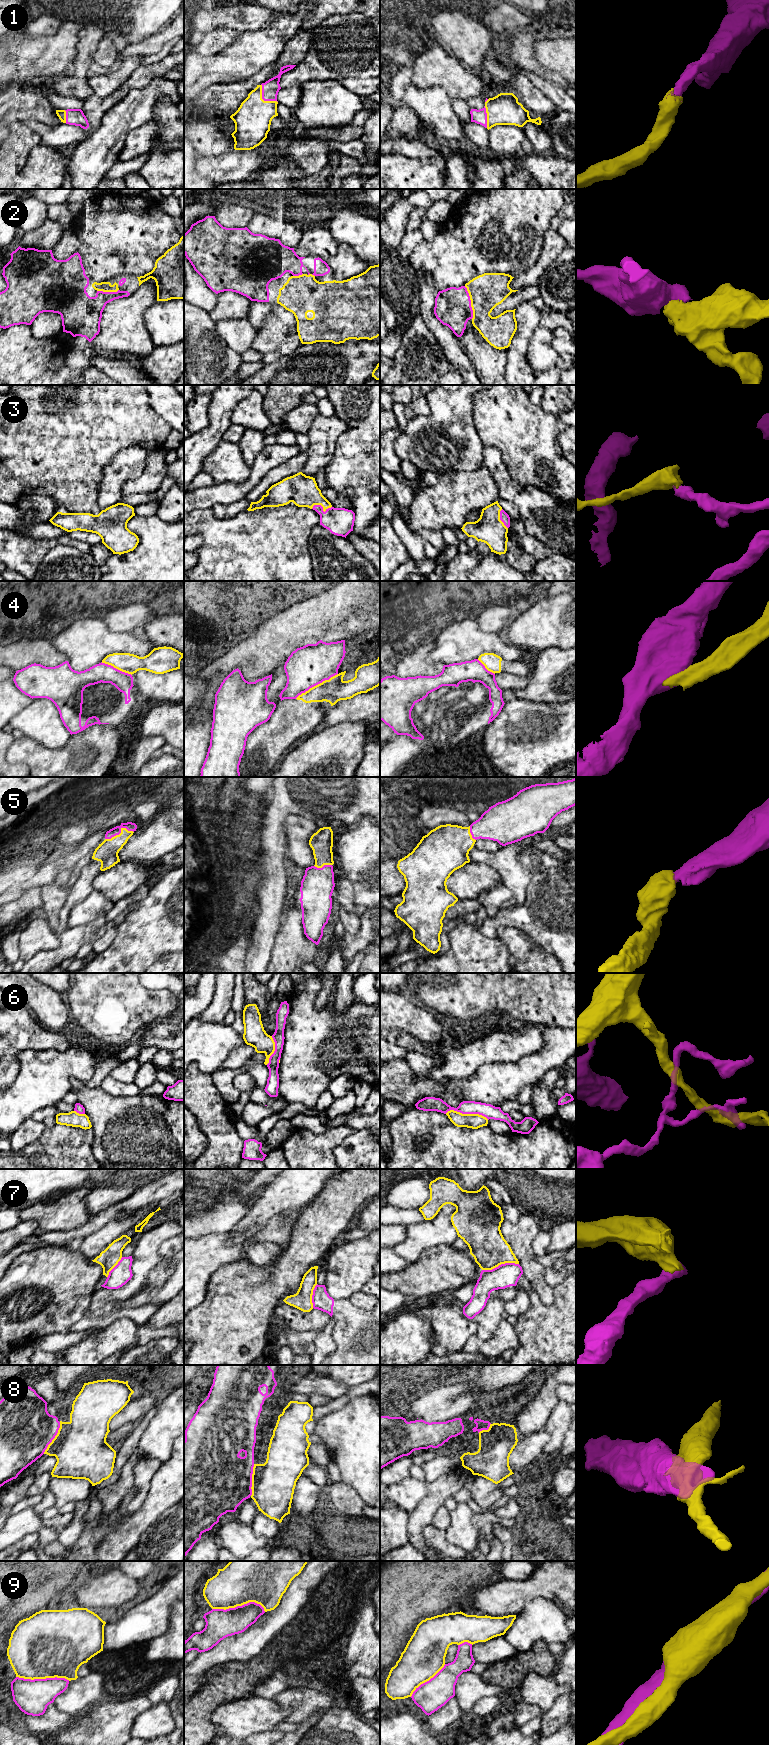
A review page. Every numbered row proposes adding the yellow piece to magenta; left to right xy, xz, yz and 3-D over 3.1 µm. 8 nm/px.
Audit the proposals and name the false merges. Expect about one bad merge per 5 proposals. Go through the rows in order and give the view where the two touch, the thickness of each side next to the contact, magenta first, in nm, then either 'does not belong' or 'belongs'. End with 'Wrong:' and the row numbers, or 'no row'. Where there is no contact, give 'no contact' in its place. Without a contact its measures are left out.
1: contact in xz; calibres 140 and 300 nm; belongs
2: contact in yz; calibres 280 and 280 nm; belongs
3: contact in xz; calibres 220 and 240 nm; belongs
4: contact in xz; calibres 320 and 190 nm; does not belong
5: contact in xy; calibres 70 and 180 nm; belongs
6: contact in yz; calibres 120 and 120 nm; does not belong
7: contact in yz; calibres 190 and 300 nm; does not belong
8: contact in xy; calibres 440 and 420 nm; does not belong
9: contact in xz; calibres 240 and 400 nm; does not belong
Wrong: 4, 6, 7, 8, 9

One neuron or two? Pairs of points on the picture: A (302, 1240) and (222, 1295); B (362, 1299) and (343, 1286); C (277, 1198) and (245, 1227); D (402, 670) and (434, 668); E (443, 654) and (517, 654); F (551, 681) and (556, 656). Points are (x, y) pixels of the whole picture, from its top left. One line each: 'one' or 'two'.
A: one
B: two
C: one
D: one
E: one
F: one

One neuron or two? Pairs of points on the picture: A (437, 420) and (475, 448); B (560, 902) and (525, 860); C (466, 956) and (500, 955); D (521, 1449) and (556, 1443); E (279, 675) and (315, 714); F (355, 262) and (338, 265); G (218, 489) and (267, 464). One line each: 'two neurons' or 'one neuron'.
A: one neuron
B: two neurons
C: one neuron
D: two neurons
E: two neurons
F: one neuron
G: one neuron

